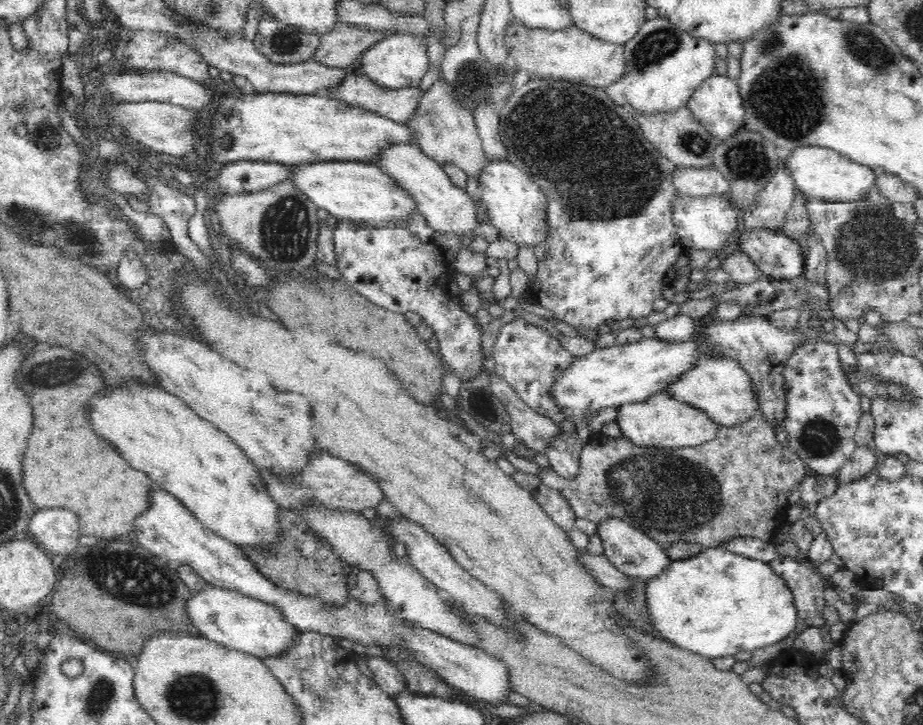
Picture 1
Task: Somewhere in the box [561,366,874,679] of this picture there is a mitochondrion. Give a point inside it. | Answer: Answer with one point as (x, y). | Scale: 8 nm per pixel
(656, 488)

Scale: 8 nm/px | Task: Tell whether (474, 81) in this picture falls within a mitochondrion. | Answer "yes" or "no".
yes

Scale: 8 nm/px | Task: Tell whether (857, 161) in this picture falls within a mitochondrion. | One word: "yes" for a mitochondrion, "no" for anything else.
no

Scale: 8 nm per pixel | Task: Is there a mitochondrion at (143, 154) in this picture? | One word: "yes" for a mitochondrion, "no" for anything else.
no

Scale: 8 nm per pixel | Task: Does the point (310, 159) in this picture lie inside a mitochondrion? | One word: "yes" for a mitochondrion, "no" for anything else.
no

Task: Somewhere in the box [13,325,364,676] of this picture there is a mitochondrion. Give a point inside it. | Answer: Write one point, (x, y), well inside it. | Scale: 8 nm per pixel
(149, 584)

